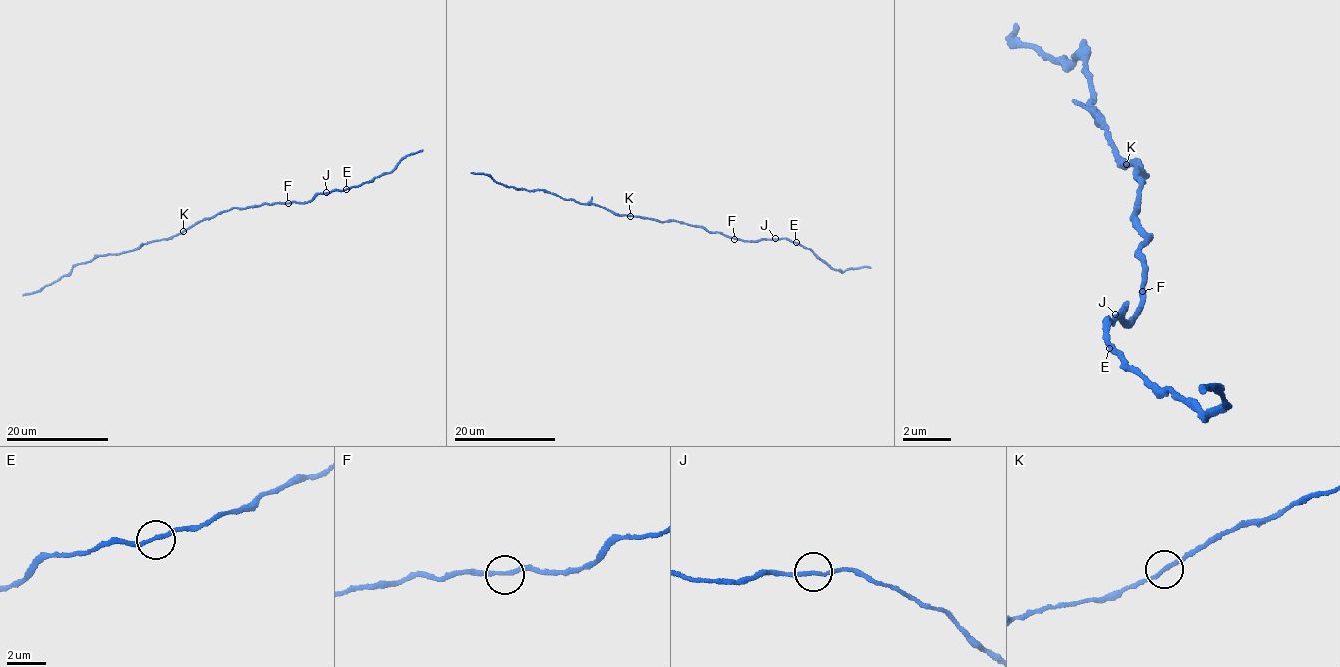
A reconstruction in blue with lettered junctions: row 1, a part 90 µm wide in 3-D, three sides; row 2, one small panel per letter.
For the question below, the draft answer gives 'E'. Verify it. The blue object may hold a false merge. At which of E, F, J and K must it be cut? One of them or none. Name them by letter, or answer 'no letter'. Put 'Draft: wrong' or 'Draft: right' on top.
Draft: wrong
K

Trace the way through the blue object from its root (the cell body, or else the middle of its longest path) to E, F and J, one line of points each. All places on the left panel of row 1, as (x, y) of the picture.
E: (220, 214), (232, 208), (263, 204), (306, 203), (319, 193), (346, 189)
F: (220, 214), (232, 208), (288, 203)
J: (220, 214), (232, 208), (263, 204), (306, 203), (326, 192)

